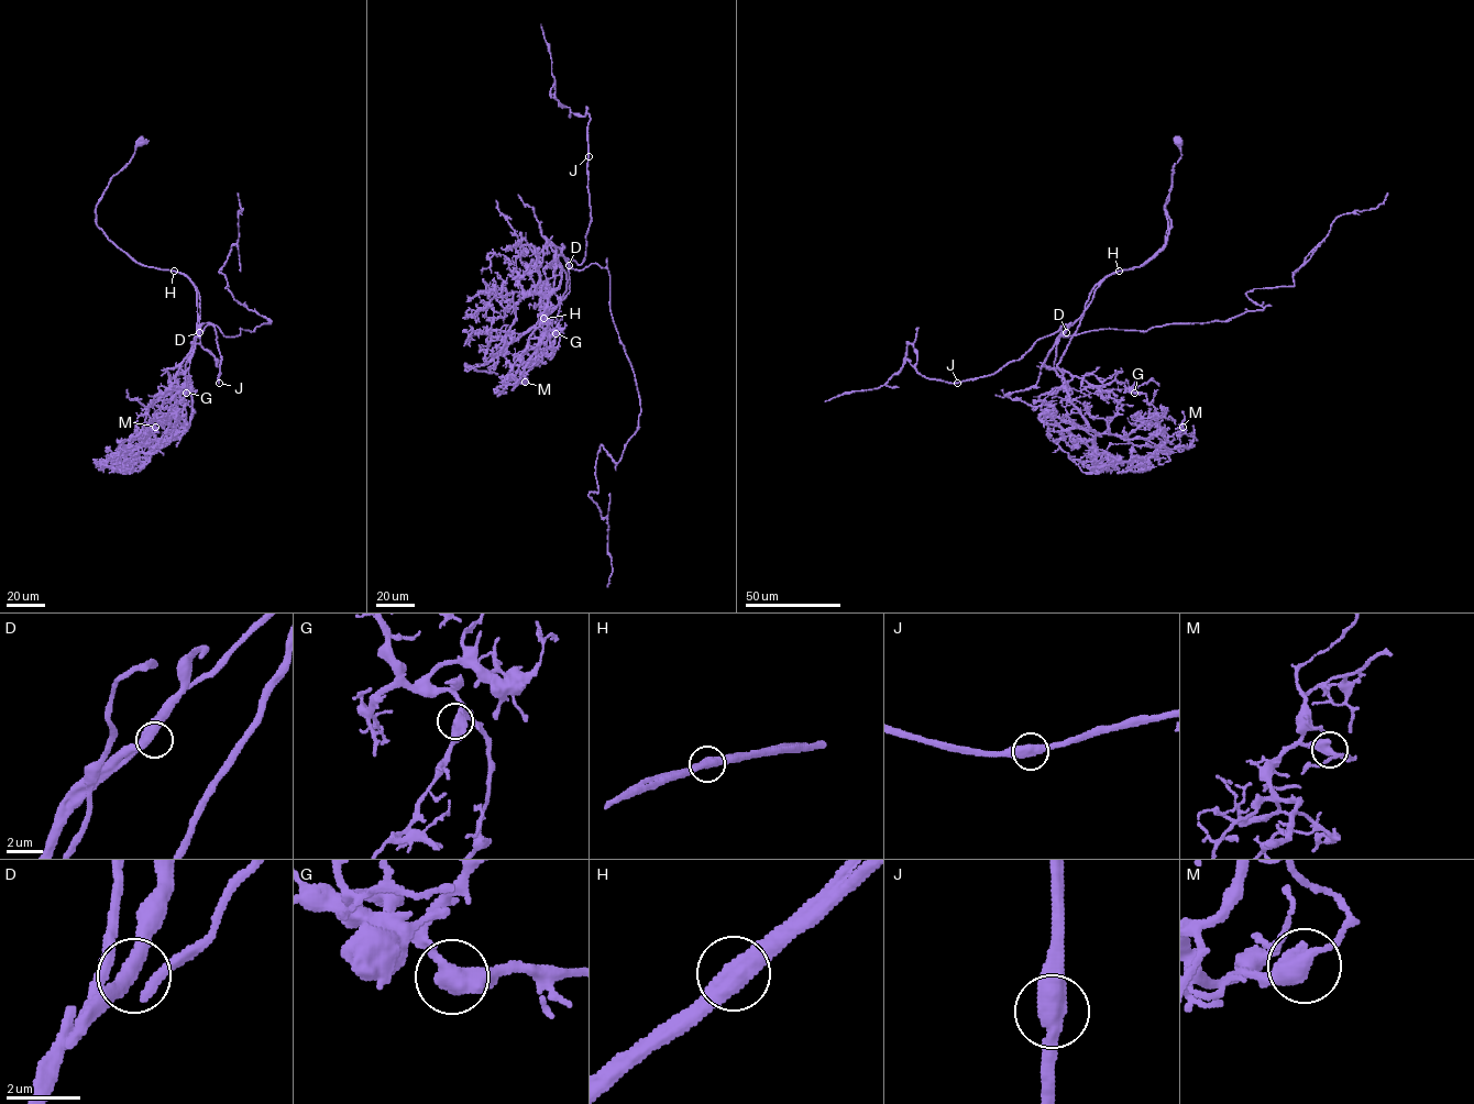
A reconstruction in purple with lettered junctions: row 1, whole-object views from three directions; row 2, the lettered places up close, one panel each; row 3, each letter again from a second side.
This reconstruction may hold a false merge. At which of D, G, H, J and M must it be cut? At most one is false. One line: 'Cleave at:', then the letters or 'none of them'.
Cleave at: H

